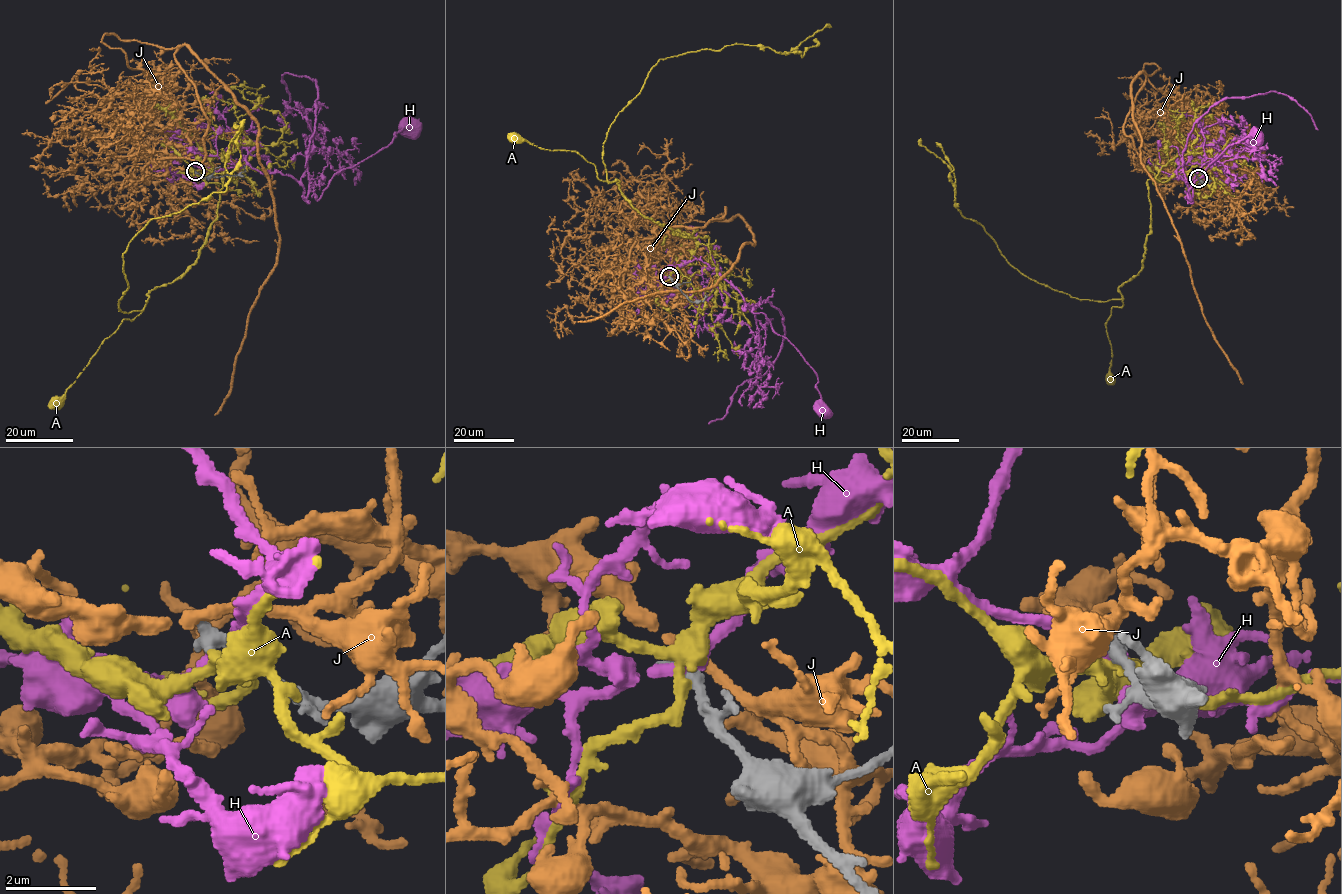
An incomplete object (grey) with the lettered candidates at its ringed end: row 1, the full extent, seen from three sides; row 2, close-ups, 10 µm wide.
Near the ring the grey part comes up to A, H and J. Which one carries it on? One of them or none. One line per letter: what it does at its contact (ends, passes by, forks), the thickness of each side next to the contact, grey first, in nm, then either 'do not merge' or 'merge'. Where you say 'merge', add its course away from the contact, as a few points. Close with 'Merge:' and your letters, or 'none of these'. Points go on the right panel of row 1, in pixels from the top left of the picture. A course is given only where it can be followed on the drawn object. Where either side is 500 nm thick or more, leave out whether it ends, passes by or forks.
A: it forks there; 420 nm thick on the grey side, 280 nm on the other; do not merge
H: it passes by; 440 nm thick on the grey side, 240 nm on the other; do not merge
J: it passes by; 360 nm thick on the grey side, 200 nm on the other; do not merge
Merge: none of these

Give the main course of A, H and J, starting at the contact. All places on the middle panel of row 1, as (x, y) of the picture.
A: (670, 277), (708, 237), (679, 235), (644, 217), (619, 181), (601, 180), (575, 151), (516, 139)
H: (669, 277), (694, 259), (714, 268), (738, 290), (742, 309), (748, 305), (763, 313), (813, 369), (819, 410)
J: (669, 275), (627, 270), (664, 230), (726, 208), (716, 219), (748, 224), (754, 243), (715, 284), (577, 322)

